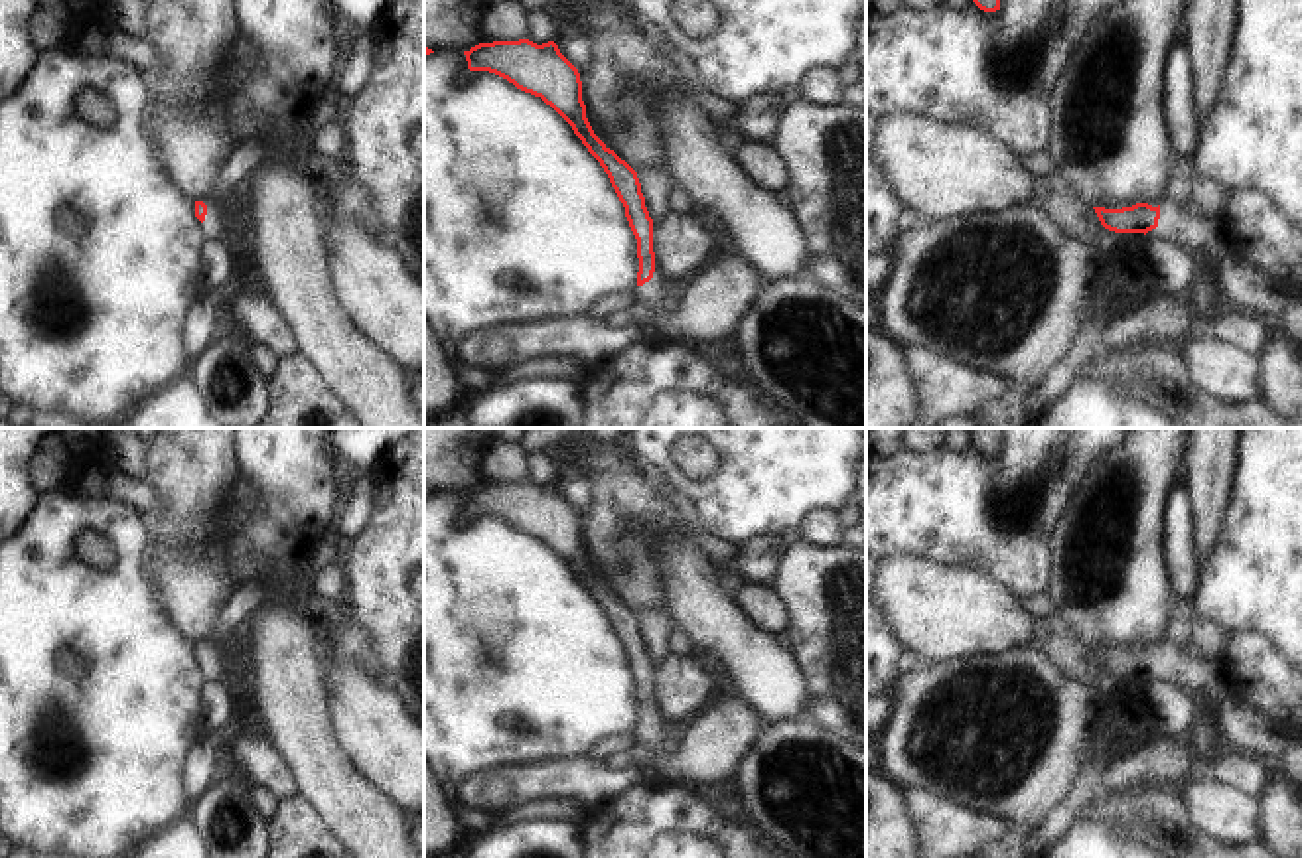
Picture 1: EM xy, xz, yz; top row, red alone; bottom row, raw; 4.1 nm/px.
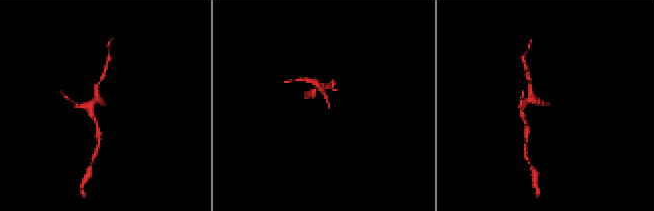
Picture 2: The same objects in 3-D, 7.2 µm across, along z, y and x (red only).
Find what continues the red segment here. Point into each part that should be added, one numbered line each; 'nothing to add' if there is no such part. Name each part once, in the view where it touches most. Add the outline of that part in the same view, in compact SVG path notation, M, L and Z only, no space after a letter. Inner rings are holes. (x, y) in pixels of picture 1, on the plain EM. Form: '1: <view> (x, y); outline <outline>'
1: yz (1178, 669); outline M1162 643L1156 669L1160 688L1201 692L1211 712L1217 712L1233 696L1231 680L1221 673L1217 661L1207 661L1195 651L1182 651Z

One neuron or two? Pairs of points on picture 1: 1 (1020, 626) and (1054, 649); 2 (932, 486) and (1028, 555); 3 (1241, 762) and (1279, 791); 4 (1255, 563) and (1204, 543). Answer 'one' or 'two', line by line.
1: two
2: one
3: two
4: two

